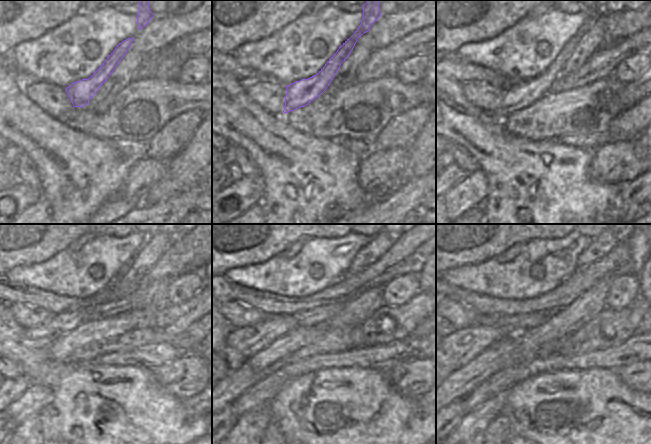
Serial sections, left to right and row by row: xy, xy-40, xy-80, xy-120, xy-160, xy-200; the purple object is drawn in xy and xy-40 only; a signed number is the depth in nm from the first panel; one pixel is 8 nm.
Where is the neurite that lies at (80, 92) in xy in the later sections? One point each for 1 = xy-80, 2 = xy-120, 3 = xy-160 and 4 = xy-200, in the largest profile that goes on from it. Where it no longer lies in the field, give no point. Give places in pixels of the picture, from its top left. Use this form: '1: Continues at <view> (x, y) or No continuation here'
1: Continues at xy-80 (521, 94)
2: Continues at xy-120 (42, 337)
3: Continues at xy-160 (248, 341)
4: Continues at xy-200 (456, 349).

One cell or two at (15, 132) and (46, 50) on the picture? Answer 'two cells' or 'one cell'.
two cells

